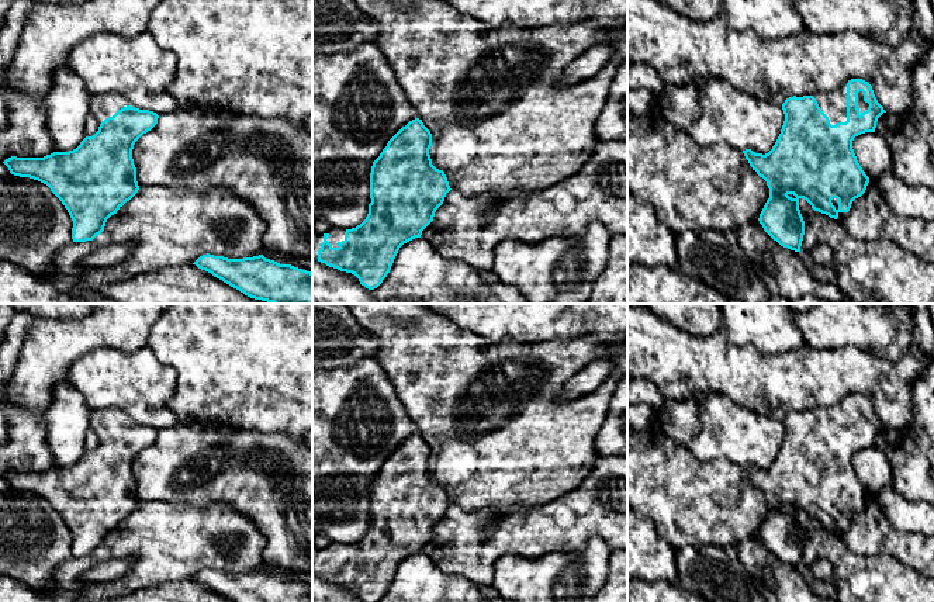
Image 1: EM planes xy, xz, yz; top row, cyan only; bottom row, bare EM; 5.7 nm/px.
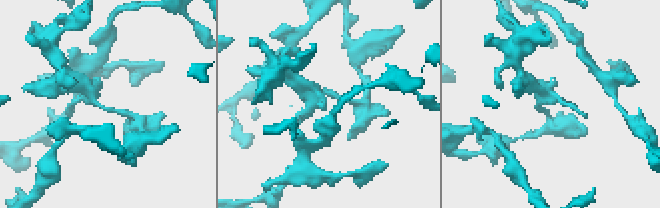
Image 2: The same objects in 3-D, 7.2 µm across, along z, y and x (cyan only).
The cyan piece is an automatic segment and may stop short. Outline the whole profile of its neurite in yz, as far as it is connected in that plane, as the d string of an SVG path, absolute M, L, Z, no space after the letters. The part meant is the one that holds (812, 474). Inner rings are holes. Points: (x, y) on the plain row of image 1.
M851 394L840 404L821 409L789 412L782 425L785 436L772 464L765 470L751 464L743 468L769 504L760 539L781 561L800 567L805 536L799 515L806 515L814 526L841 537L869 498L854 468L852 456L861 449L875 447L878 433L886 426L878 418L872 401L862 394Z

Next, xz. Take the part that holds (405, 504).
M422 435L402 442L373 477L370 488L369 529L352 544L331 543L312 558L312 577L354 589L364 602L378 602L391 585L399 563L421 553L433 536L436 525L452 505L443 485L432 480L429 464L432 449Z

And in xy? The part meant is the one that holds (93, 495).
M114 406L91 411L89 429L97 435L98 446L86 452L76 464L53 467L44 473L11 471L3 477L11 489L46 499L62 516L73 536L73 557L93 556L104 546L107 534L138 508L132 464L159 433L153 426L131 422Z

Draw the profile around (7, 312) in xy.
M0 304L0 345L3 343L6 331L15 314L17 311L13 308L11 304Z

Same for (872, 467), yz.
M865 447L855 452L852 464L859 481L872 497L892 480L890 463L878 447Z

